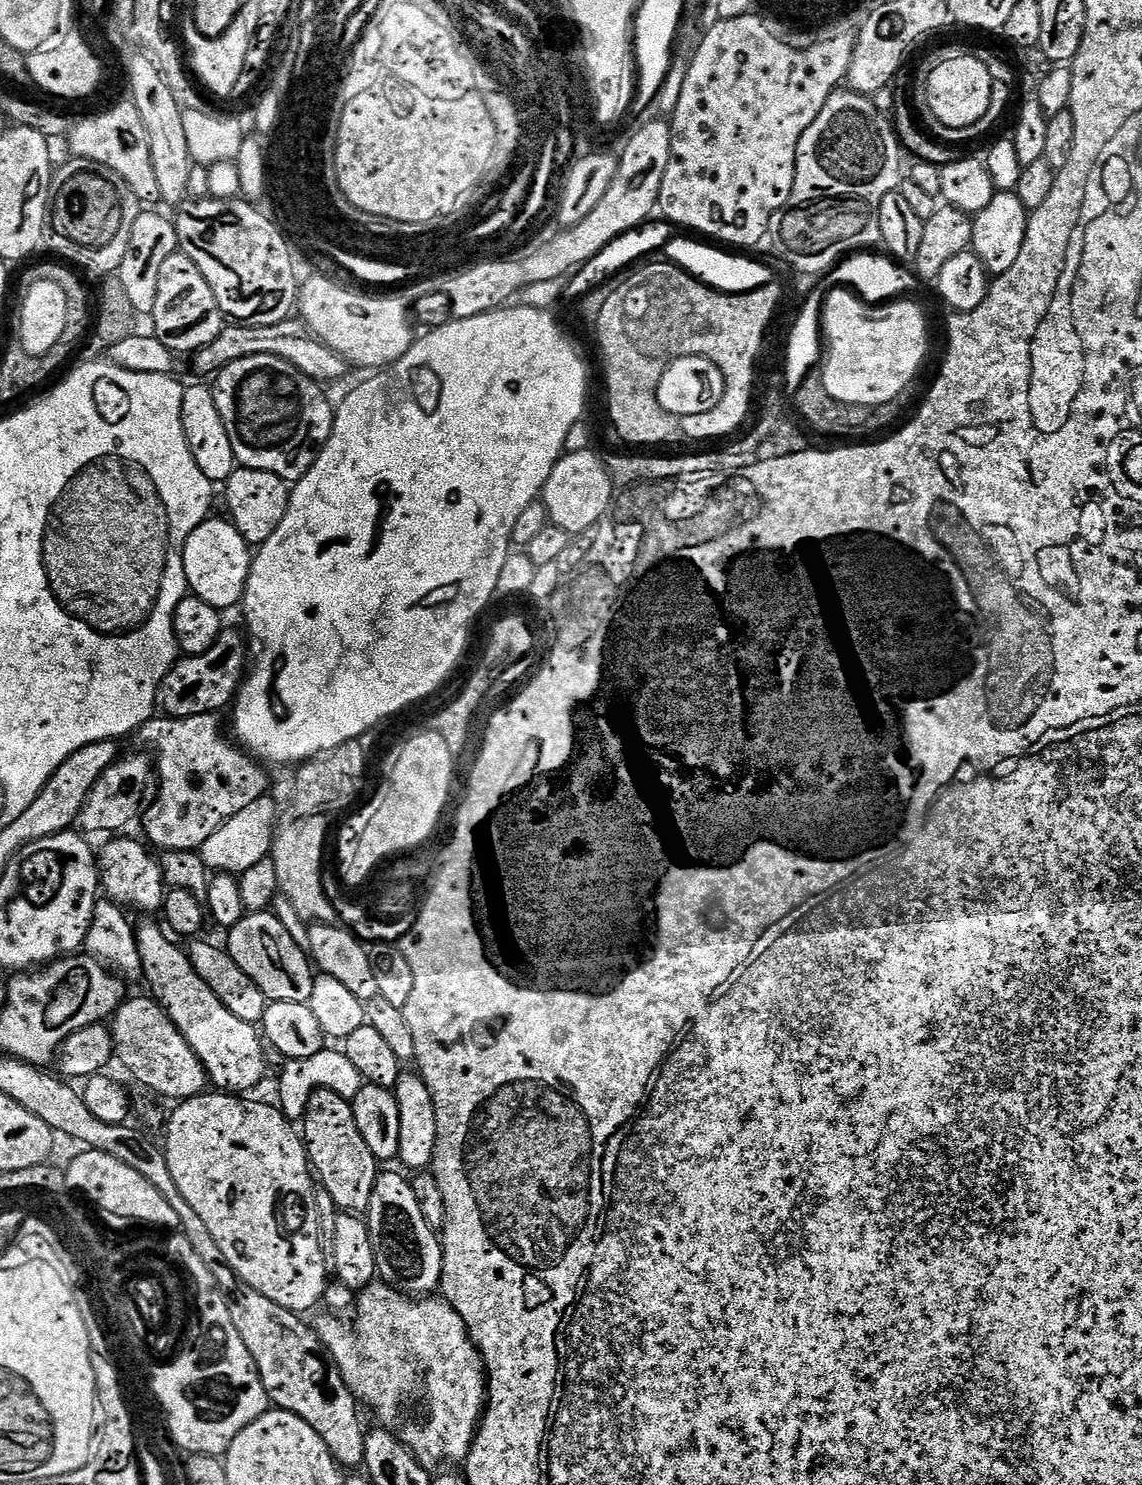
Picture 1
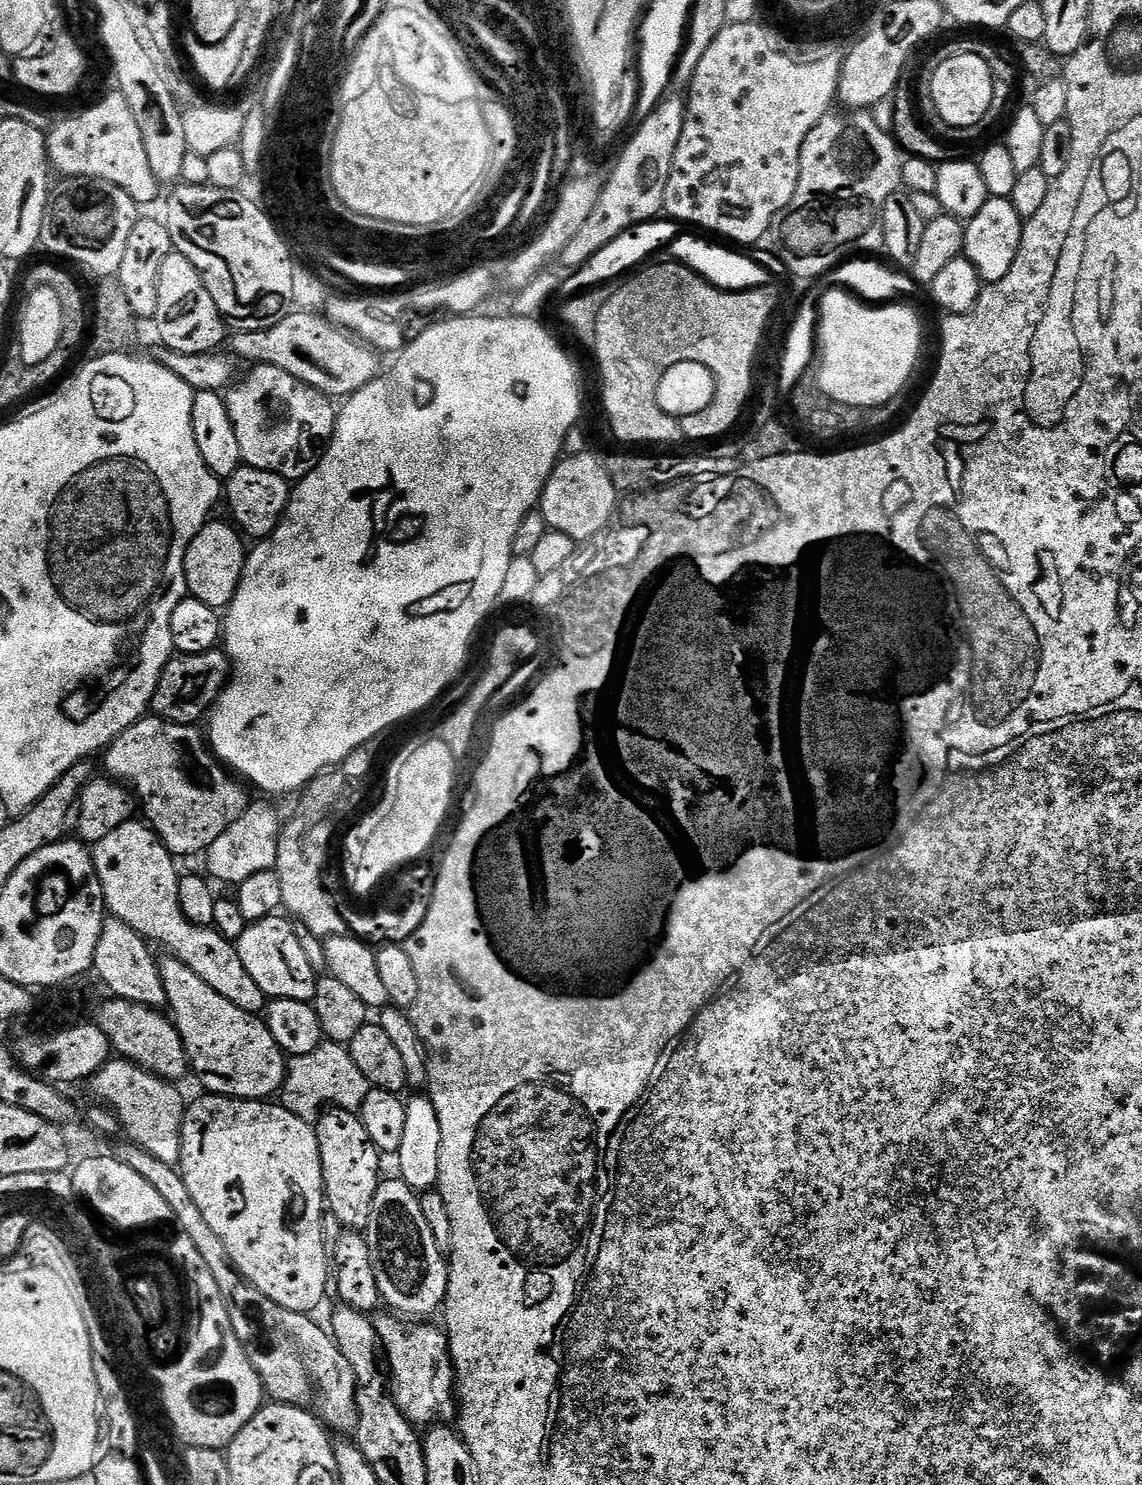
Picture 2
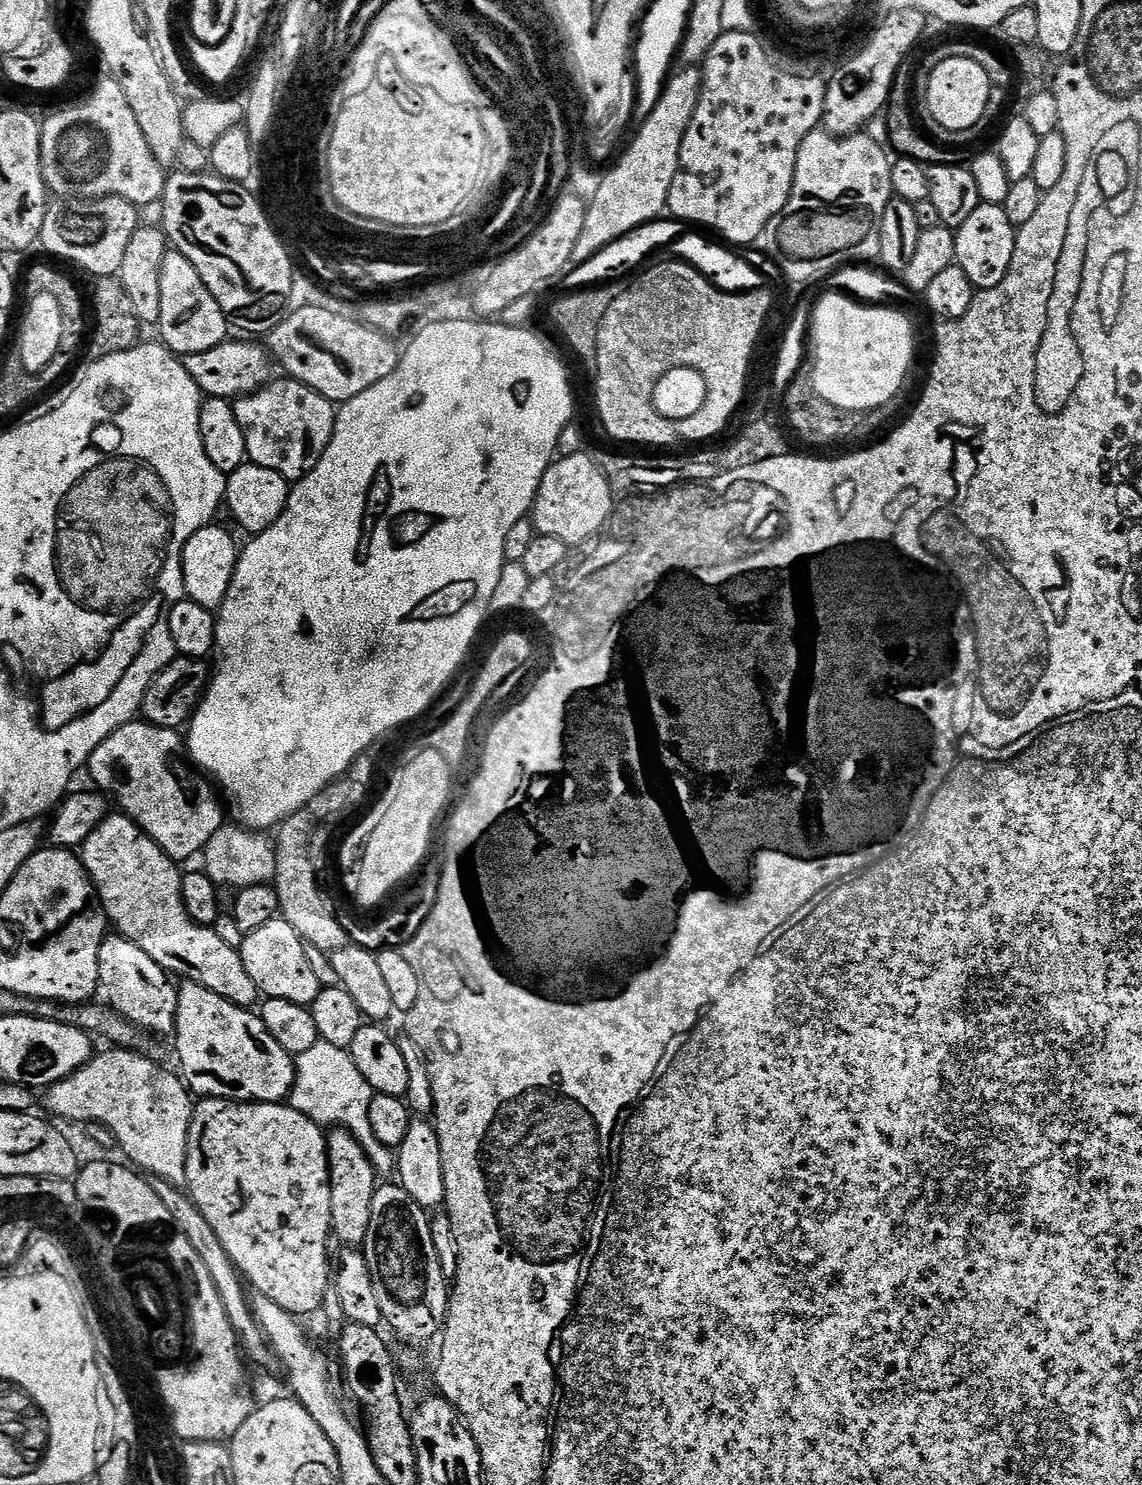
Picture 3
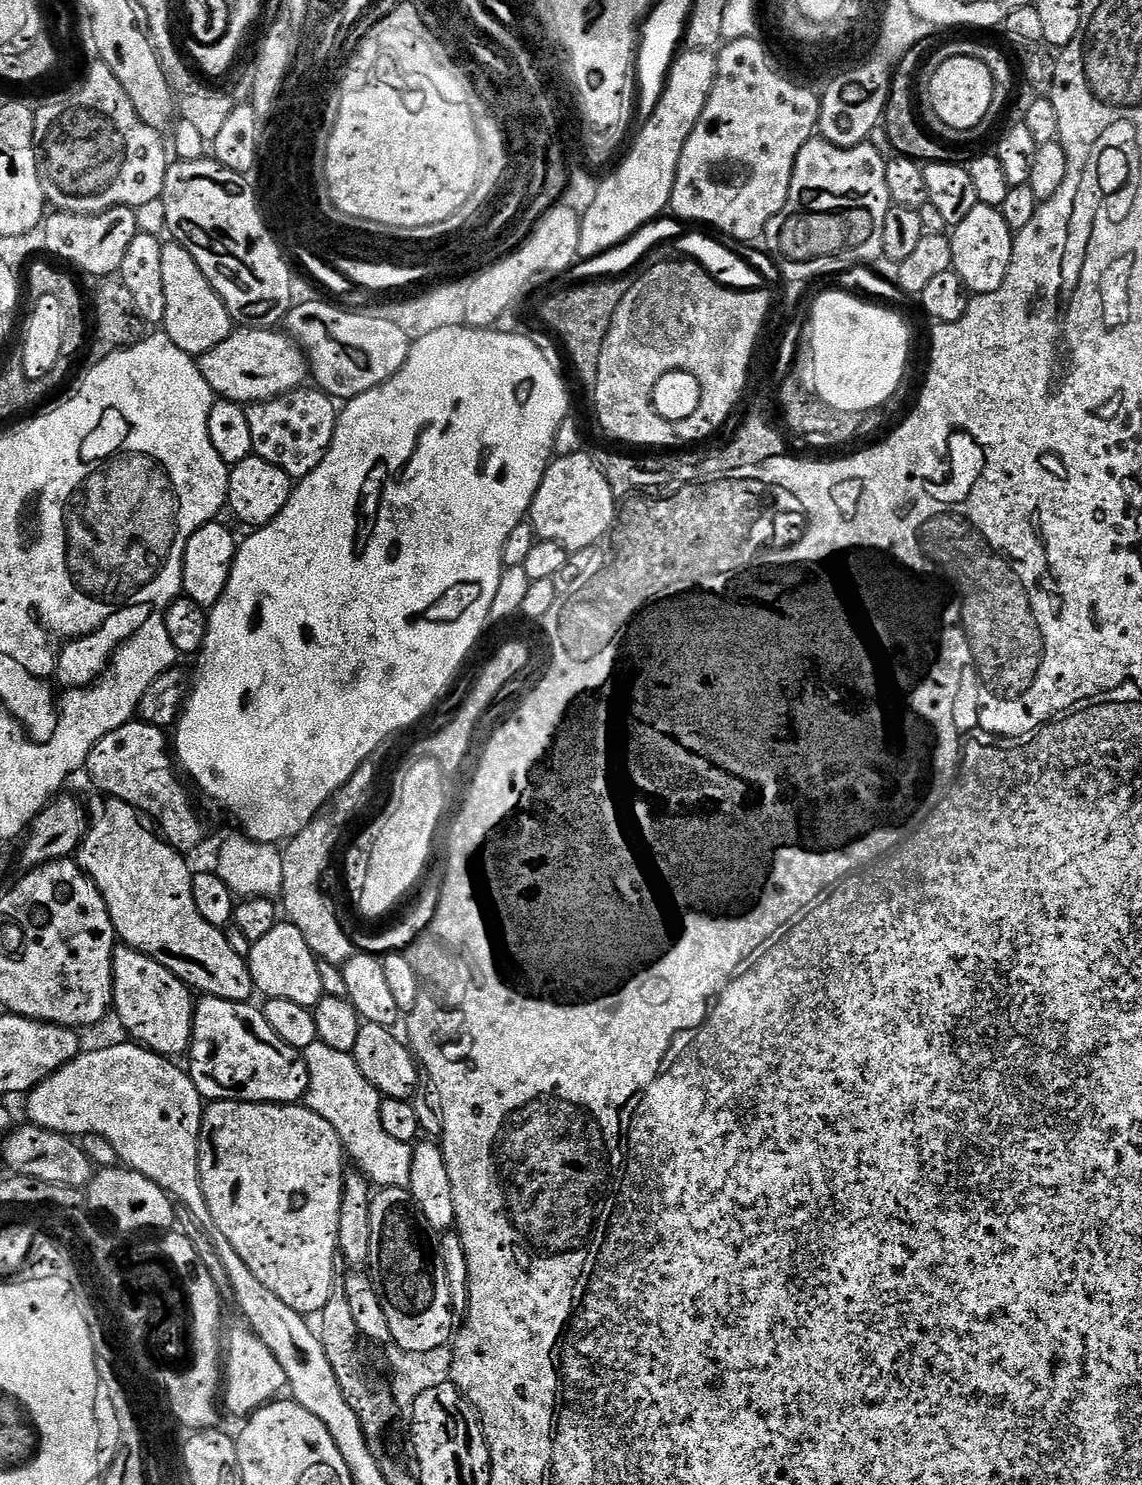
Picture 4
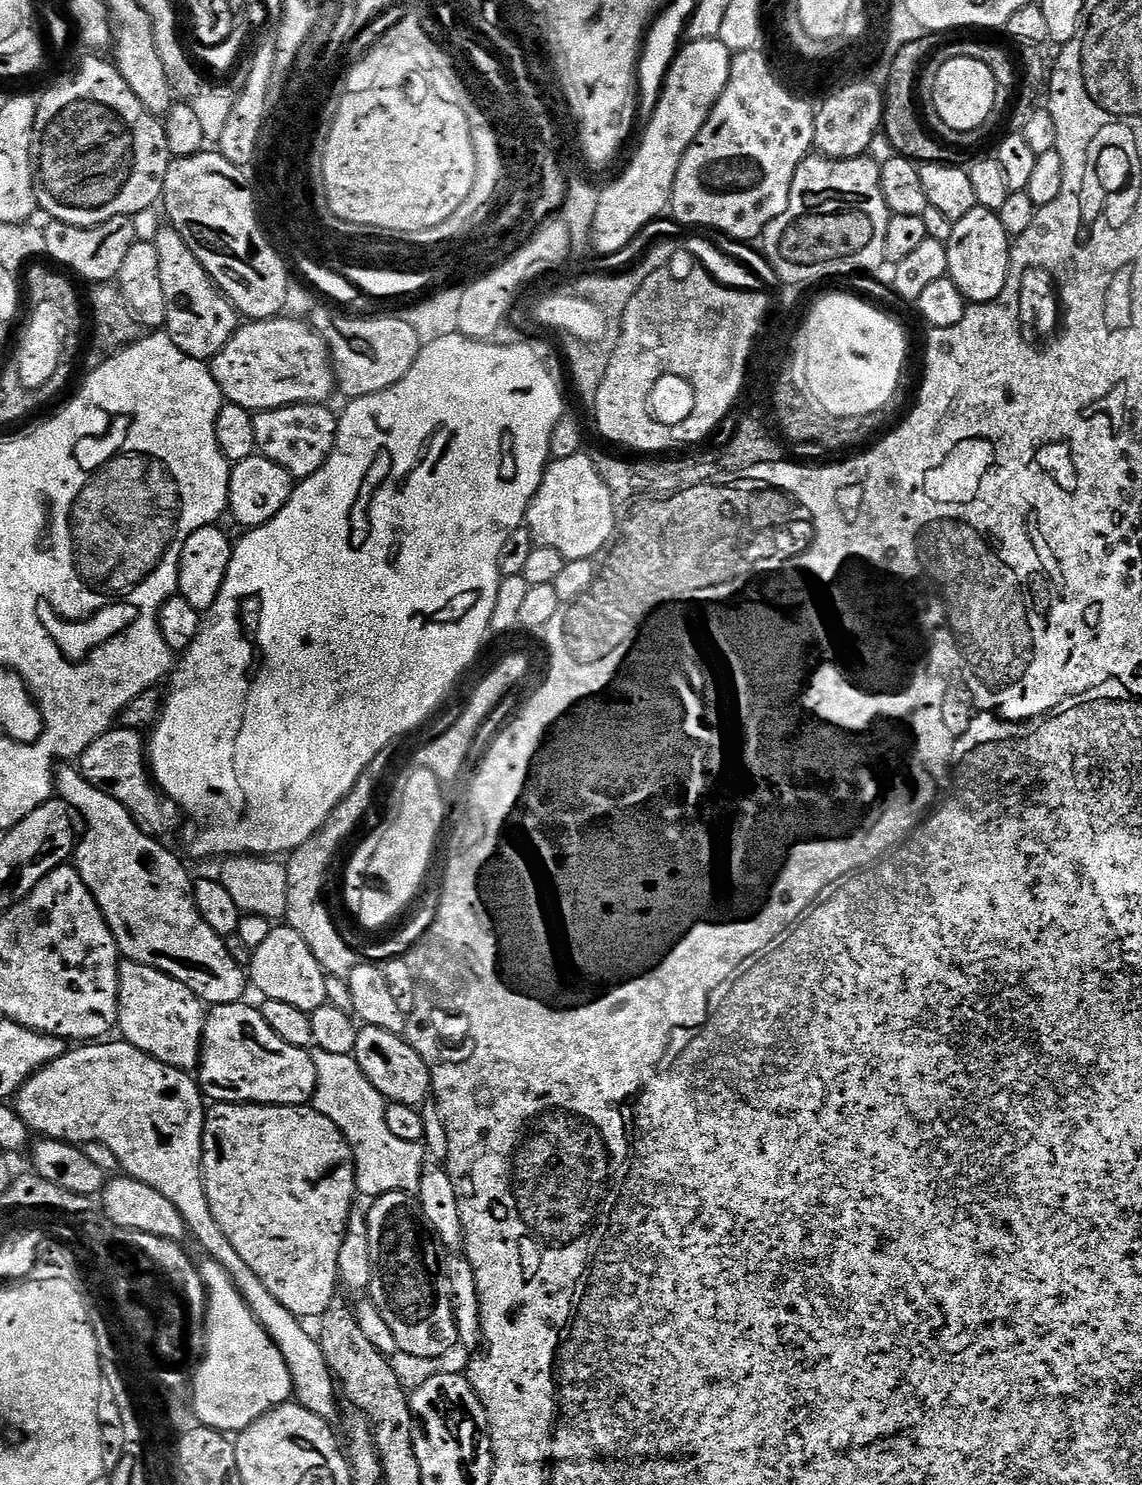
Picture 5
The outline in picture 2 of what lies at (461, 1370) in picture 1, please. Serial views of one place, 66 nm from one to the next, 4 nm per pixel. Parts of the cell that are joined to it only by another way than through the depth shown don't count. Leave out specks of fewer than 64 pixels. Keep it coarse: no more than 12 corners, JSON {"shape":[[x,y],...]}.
{"shape":[[394,1314],[375,1325],[396,1405],[453,1421],[447,1333]]}

